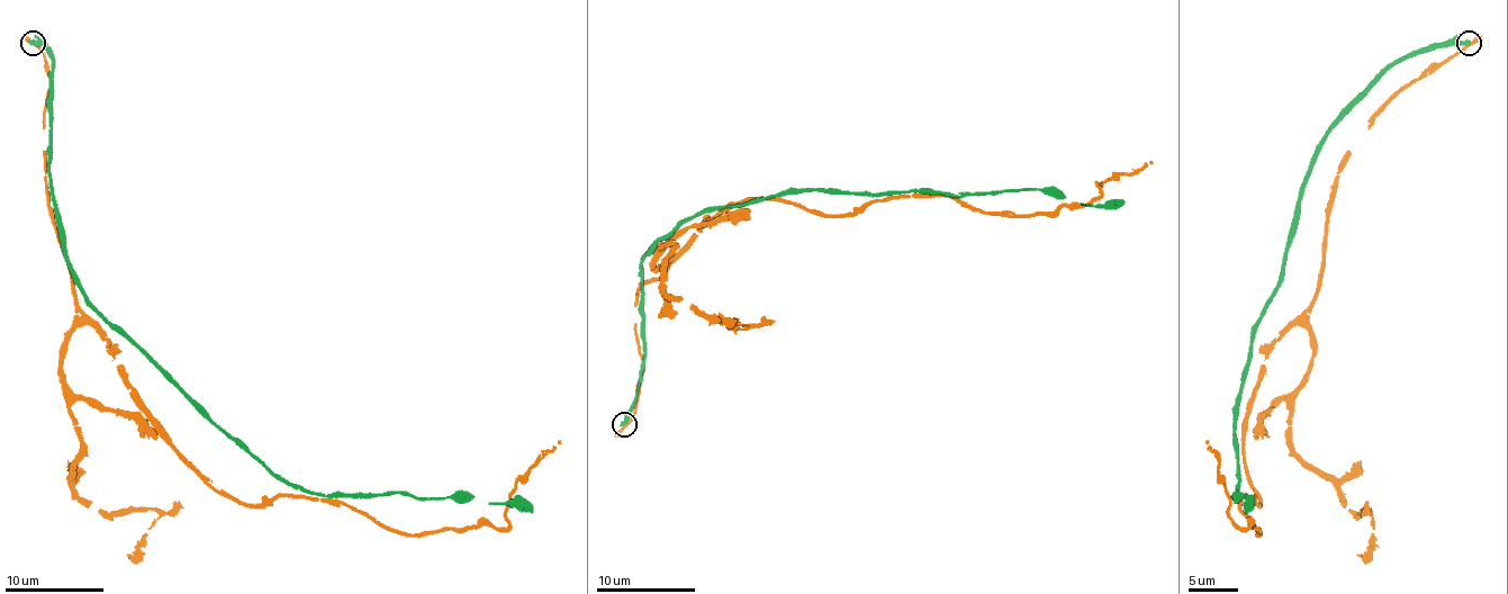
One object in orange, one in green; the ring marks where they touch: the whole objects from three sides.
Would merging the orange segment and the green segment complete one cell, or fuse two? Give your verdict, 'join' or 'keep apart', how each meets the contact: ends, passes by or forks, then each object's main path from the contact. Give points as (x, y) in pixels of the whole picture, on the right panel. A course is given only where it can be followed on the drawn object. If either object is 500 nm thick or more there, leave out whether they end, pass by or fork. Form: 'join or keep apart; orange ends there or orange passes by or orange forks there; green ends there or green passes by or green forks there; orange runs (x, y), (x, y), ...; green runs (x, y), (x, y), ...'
keep apart; orange passes by; green ends there; orange runs (1469, 43), (1338, 173), (1310, 307), (1248, 404), (1258, 536), (1209, 441); green runs (1469, 43), (1400, 57), (1328, 134), (1276, 295), (1258, 322), (1234, 426), (1234, 498), (1251, 503), (1246, 513)

